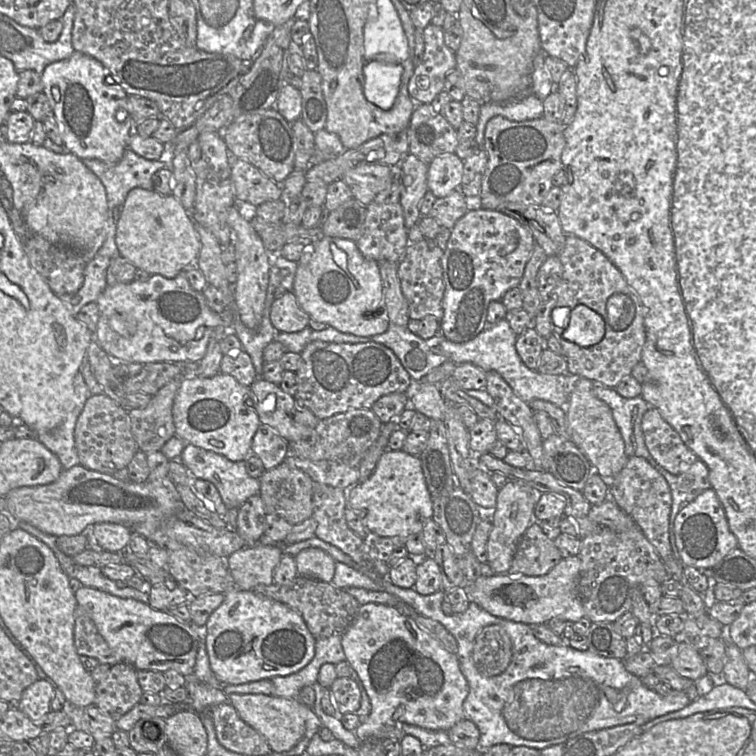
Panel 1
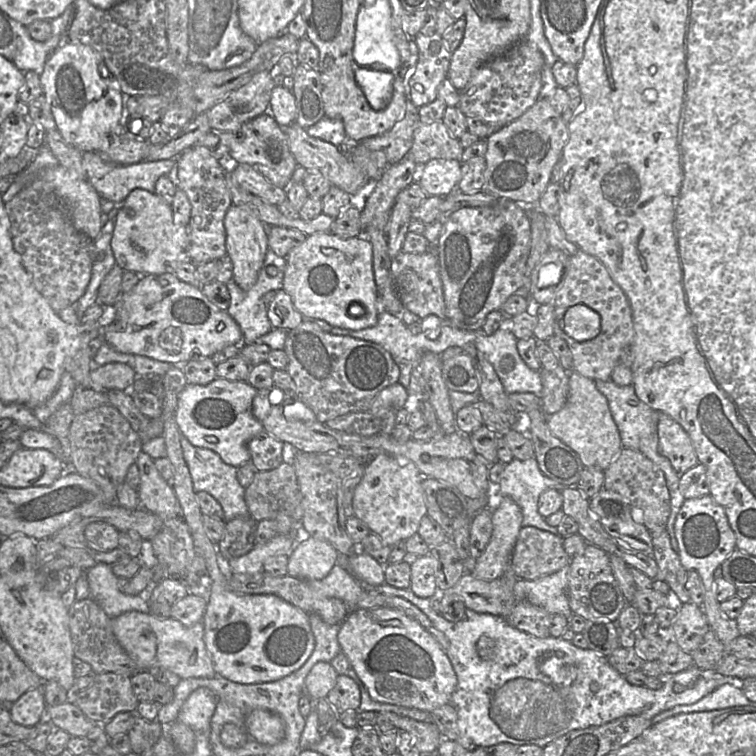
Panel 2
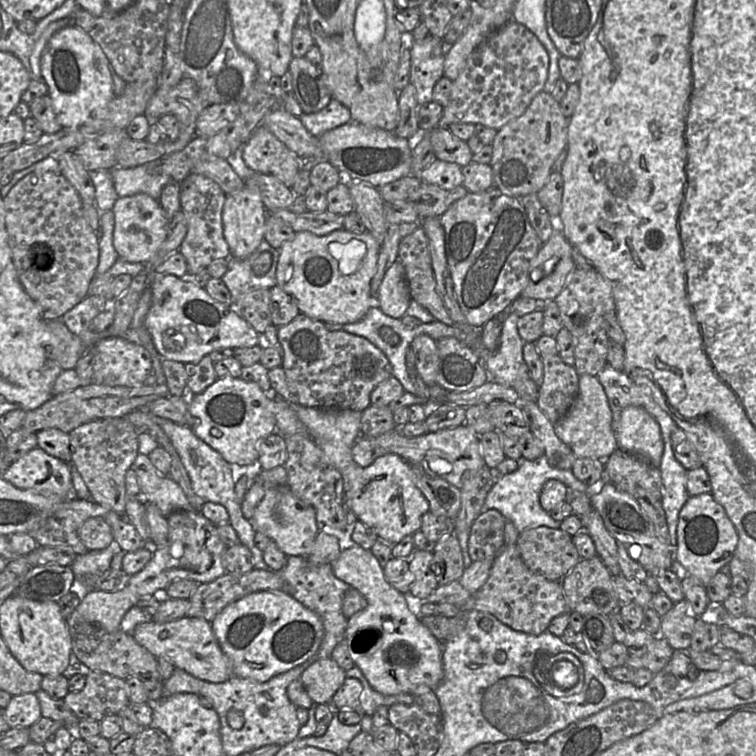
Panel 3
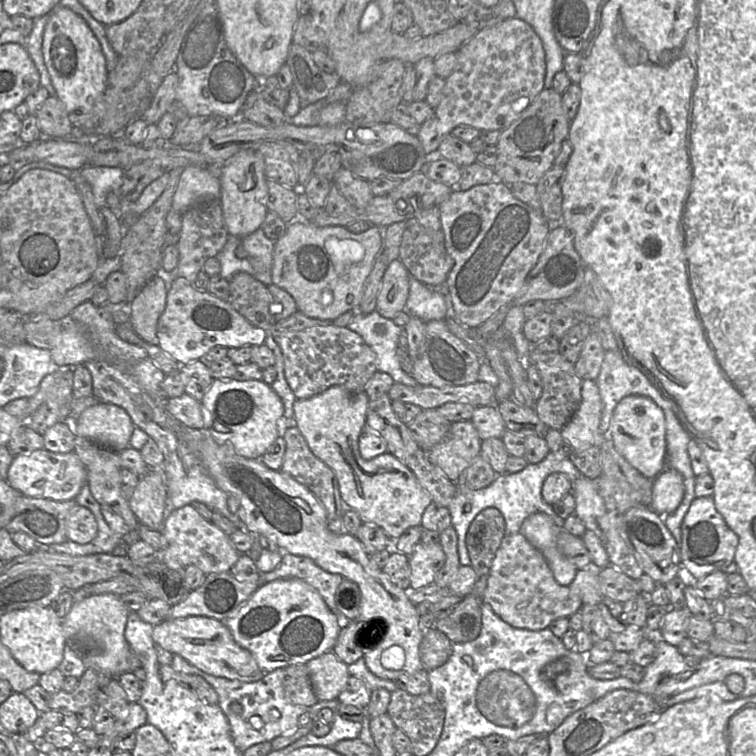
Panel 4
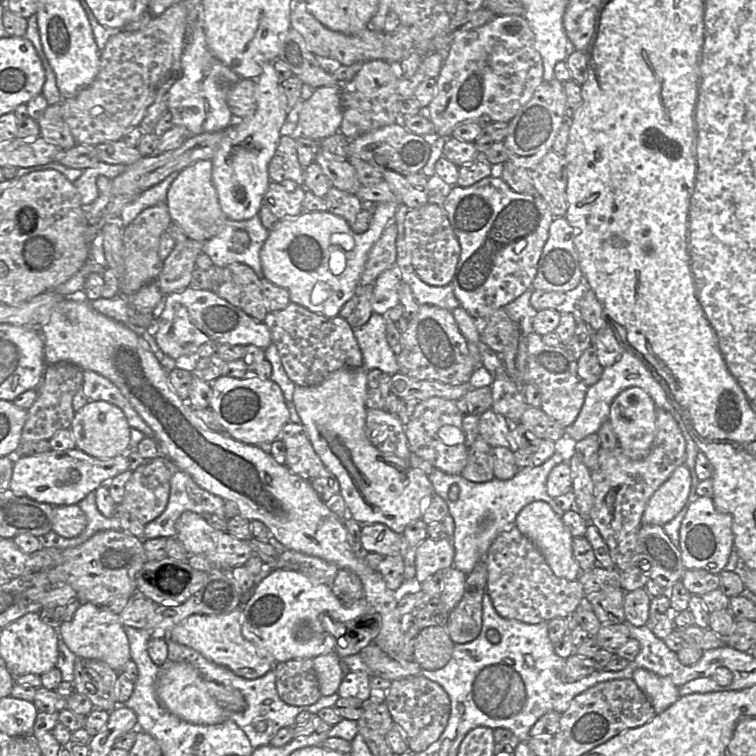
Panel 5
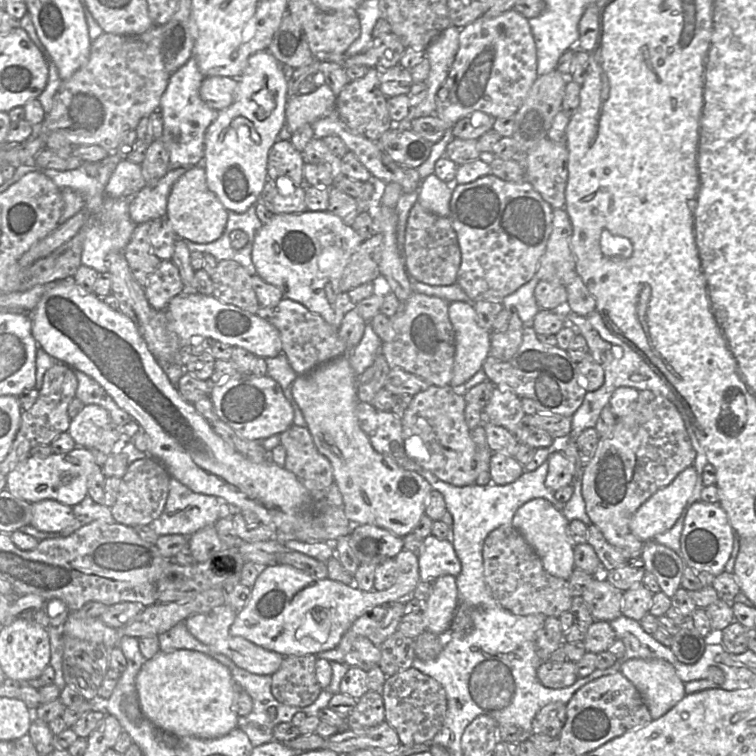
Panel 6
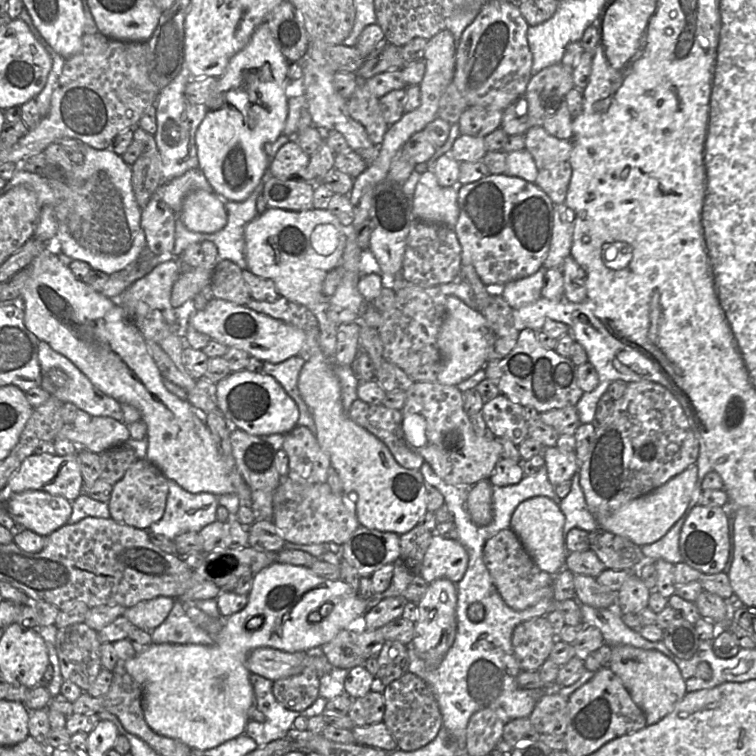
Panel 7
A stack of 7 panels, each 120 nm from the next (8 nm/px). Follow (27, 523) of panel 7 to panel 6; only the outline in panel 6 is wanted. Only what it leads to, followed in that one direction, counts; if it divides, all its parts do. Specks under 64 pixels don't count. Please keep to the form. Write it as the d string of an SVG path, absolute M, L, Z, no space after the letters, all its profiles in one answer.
M44 499L32 504L30 525L39 531L60 532L74 523L73 507L55 499Z

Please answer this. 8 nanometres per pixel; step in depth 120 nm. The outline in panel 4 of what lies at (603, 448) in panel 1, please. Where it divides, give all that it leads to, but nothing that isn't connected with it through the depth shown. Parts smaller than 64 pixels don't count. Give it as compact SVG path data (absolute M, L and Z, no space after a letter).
M583 380L580 405L570 421L559 431L574 451L600 447L606 438L600 431L603 403L595 380Z

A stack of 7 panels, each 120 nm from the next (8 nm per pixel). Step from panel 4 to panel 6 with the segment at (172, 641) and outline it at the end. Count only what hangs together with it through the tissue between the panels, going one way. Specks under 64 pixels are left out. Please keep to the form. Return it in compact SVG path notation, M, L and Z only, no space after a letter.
M224 604L212 609L209 612L192 615L185 620L186 627L190 634L203 644L210 646L214 651L230 658L236 666L252 674L273 675L281 666L284 656L267 650L240 636L230 634L230 627L233 624L236 610Z

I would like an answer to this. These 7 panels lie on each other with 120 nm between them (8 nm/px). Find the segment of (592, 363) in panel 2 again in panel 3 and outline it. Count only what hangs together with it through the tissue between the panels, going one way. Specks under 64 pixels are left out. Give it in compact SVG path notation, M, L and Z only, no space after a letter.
M594 267L588 270L576 268L554 301L559 307L563 328L573 337L577 374L597 376L607 365L609 338L604 328L604 315L615 310L611 285Z

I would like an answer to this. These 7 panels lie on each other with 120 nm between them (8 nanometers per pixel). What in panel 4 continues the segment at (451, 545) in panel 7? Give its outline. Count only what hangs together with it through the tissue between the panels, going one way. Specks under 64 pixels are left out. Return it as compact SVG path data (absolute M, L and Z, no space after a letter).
M419 542L409 556L410 588L419 590L434 583L435 577L445 563L445 553L441 544Z

